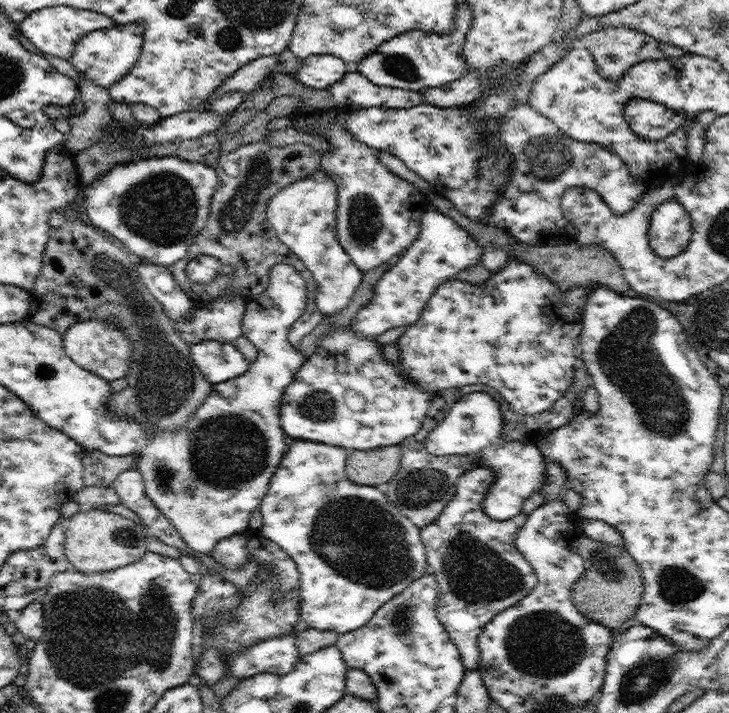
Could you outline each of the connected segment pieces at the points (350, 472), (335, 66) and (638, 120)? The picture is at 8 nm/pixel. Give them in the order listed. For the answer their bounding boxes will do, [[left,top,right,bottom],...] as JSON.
[[345,445,402,484],[294,55,350,89],[623,98,686,141]]

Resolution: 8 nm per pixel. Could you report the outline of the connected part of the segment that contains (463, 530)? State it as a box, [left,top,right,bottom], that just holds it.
[419,467,537,670]

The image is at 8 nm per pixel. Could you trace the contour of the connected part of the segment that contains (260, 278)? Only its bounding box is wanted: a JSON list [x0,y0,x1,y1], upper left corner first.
[169,142,323,346]

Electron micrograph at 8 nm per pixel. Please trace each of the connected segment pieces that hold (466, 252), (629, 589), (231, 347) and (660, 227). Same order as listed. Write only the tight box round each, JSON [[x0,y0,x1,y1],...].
[[349,206,483,338],[570,532,644,633],[191,341,250,385],[648,197,692,259]]

